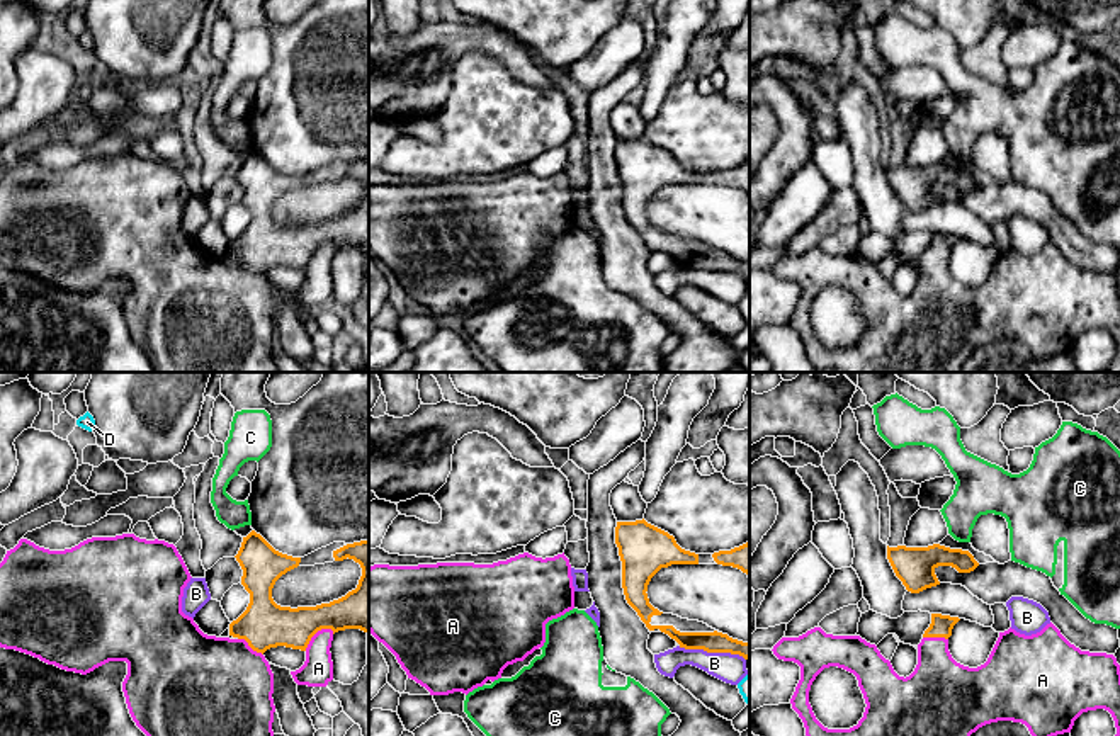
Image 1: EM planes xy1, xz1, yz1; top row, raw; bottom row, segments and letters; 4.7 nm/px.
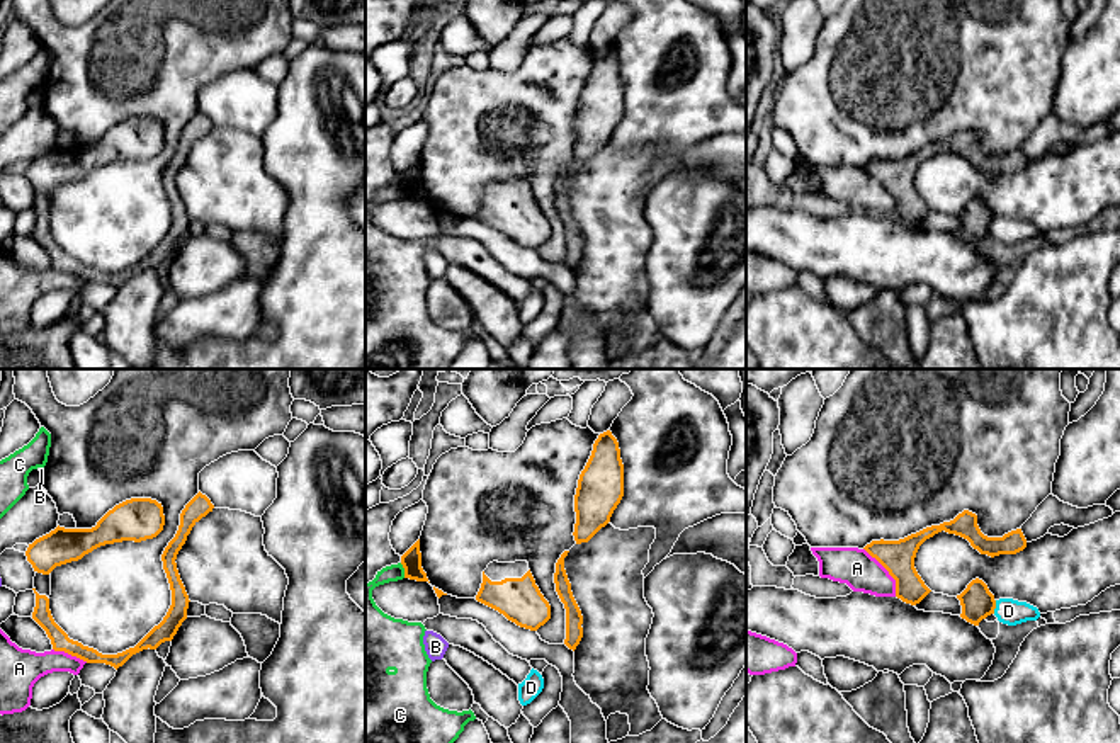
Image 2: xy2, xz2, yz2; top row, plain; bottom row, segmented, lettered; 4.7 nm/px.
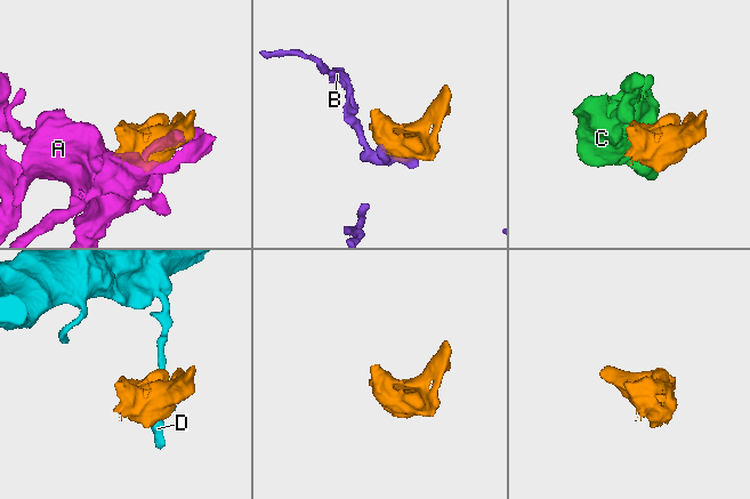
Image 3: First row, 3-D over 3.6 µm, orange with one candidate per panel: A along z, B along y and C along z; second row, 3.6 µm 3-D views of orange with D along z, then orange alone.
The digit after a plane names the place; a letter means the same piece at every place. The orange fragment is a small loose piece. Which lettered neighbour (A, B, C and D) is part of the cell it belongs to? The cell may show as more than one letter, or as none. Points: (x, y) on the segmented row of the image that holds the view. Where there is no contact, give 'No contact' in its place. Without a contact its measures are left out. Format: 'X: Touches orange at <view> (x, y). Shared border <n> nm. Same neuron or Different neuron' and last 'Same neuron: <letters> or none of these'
A: Touches orange at yz2 (888, 570). Shared border 280 nm. Same neuron
B: Touches orange at xz1 (712, 651). Shared border 320 nm. Different neuron
C: Touches orange at xz2 (405, 570). Shared border 80 nm. Different neuron
D: Touches orange at yz2 (995, 607). Shared border 70 nm. Different neuron
Same neuron: A

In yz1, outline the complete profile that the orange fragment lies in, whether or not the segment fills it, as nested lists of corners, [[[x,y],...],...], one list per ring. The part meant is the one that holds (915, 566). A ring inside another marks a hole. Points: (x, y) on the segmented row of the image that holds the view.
[[[940,544],[928,547],[887,546],[887,559],[896,576],[911,593],[940,585],[935,575],[938,566],[952,566],[959,573],[970,573],[979,566],[969,551],[950,549]]]

